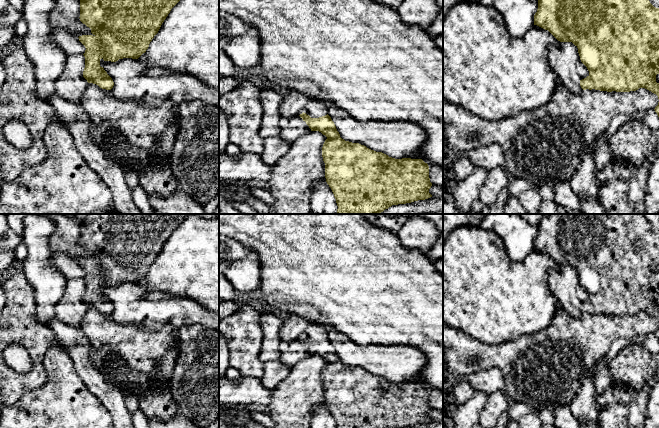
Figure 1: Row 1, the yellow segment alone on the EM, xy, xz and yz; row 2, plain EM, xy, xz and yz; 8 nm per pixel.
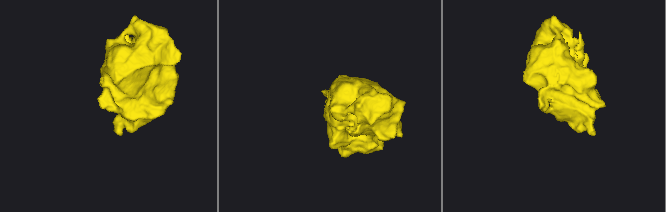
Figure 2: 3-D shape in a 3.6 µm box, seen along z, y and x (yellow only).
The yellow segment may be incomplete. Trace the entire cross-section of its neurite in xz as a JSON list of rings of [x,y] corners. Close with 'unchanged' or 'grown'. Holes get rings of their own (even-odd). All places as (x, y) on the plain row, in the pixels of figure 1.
[[[310,322],[309,326],[304,332],[304,336],[300,338],[299,340],[303,343],[303,345],[306,346],[306,348],[309,350],[311,355],[319,355],[327,361],[322,371],[322,381],[325,387],[325,402],[326,402],[327,408],[329,409],[329,411],[331,412],[334,418],[337,428],[406,428],[406,427],[411,427],[418,424],[425,424],[432,421],[432,419],[429,417],[429,413],[431,412],[432,407],[430,406],[429,390],[427,387],[425,387],[422,383],[411,383],[411,382],[395,383],[395,382],[389,381],[388,379],[382,376],[376,376],[374,374],[371,374],[367,372],[366,370],[361,369],[359,367],[352,367],[349,365],[345,365],[344,363],[340,361],[340,358],[337,355],[334,346],[332,345],[331,341],[328,339],[327,330],[328,330],[327,326]]]; grown

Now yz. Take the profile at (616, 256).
[[[543,214],[534,239],[534,249],[548,254],[558,265],[572,266],[578,272],[580,284],[589,295],[589,299],[580,304],[583,314],[630,316],[645,312],[656,318],[659,323],[659,307],[656,306],[656,299],[659,298],[659,232],[650,227],[643,214]]]; unchanged

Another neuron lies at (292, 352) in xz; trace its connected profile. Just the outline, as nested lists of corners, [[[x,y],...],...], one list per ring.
[[[300,341],[282,342],[280,345],[280,361],[290,367],[311,355],[306,346]]]

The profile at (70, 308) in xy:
[[[67,279],[64,293],[55,306],[56,316],[77,329],[81,329],[80,320],[88,309],[83,301],[84,292],[84,279]]]

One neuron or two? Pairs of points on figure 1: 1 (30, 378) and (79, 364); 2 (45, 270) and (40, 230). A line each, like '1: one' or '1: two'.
1: two
2: one

